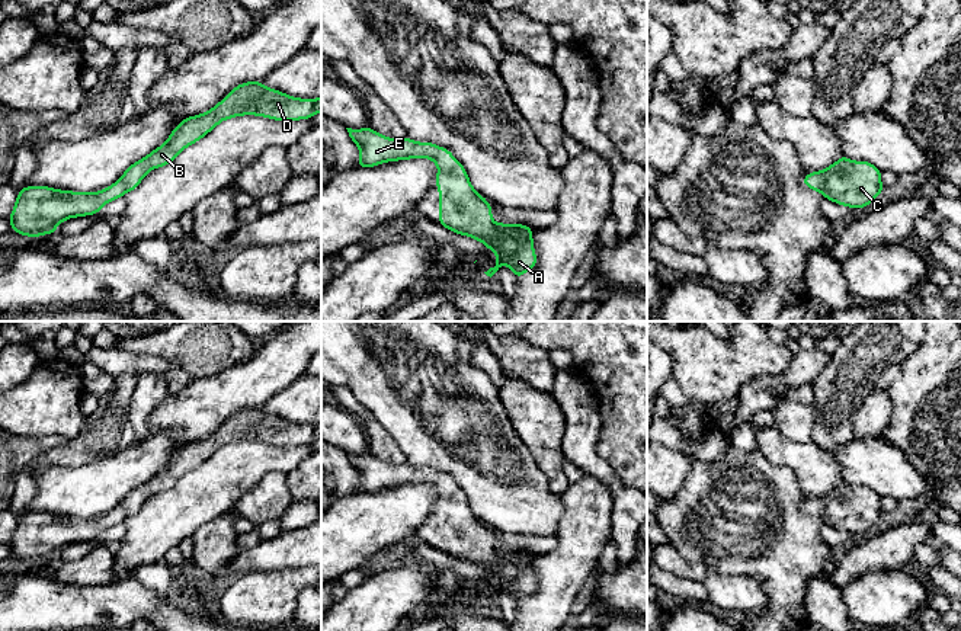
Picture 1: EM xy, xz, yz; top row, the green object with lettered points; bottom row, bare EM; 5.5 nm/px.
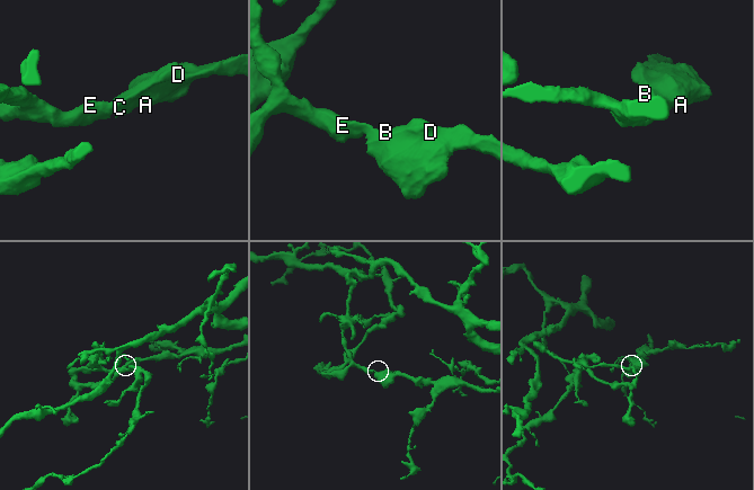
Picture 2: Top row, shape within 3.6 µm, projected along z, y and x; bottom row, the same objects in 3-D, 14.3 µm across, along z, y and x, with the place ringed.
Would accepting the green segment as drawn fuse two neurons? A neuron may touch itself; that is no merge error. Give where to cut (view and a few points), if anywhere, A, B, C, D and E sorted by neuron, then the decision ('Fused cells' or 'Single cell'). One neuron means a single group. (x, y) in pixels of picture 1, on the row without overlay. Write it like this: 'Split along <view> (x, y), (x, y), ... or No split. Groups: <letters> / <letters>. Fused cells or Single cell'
No split. Groups: A B C D E. Single cell

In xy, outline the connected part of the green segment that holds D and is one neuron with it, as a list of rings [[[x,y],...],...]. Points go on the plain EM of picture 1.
[[[260,407],[243,409],[211,436],[185,443],[161,473],[131,490],[124,502],[105,516],[81,519],[48,512],[22,513],[7,545],[12,555],[23,561],[35,564],[41,560],[54,560],[64,545],[97,539],[109,526],[134,516],[150,496],[173,487],[182,475],[199,467],[224,445],[259,441],[276,446],[297,446],[308,445],[318,438],[321,438],[321,423],[297,425]]]

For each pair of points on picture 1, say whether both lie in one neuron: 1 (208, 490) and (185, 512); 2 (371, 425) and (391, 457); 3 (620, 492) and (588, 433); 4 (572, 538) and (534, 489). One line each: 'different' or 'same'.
1: same
2: same
3: same
4: different

